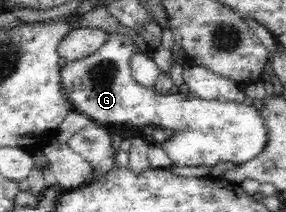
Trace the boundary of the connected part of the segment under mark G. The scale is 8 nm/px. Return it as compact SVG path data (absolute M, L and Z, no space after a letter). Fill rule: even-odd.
M109 33L106 43L98 51L88 57L66 61L64 67L60 69L61 80L69 91L69 101L73 110L84 116L90 121L100 124L114 125L127 124L128 127L142 131L147 126L156 126L163 129L171 129L174 136L162 147L167 152L173 165L197 167L199 165L208 168L218 165L218 163L232 162L235 165L252 161L264 153L270 134L264 124L261 111L254 105L244 105L234 103L234 101L222 101L222 99L212 99L206 101L196 95L188 93L182 89L181 94L158 93L153 87L140 85L132 75L130 59L140 53L136 44L126 36L126 34Z

